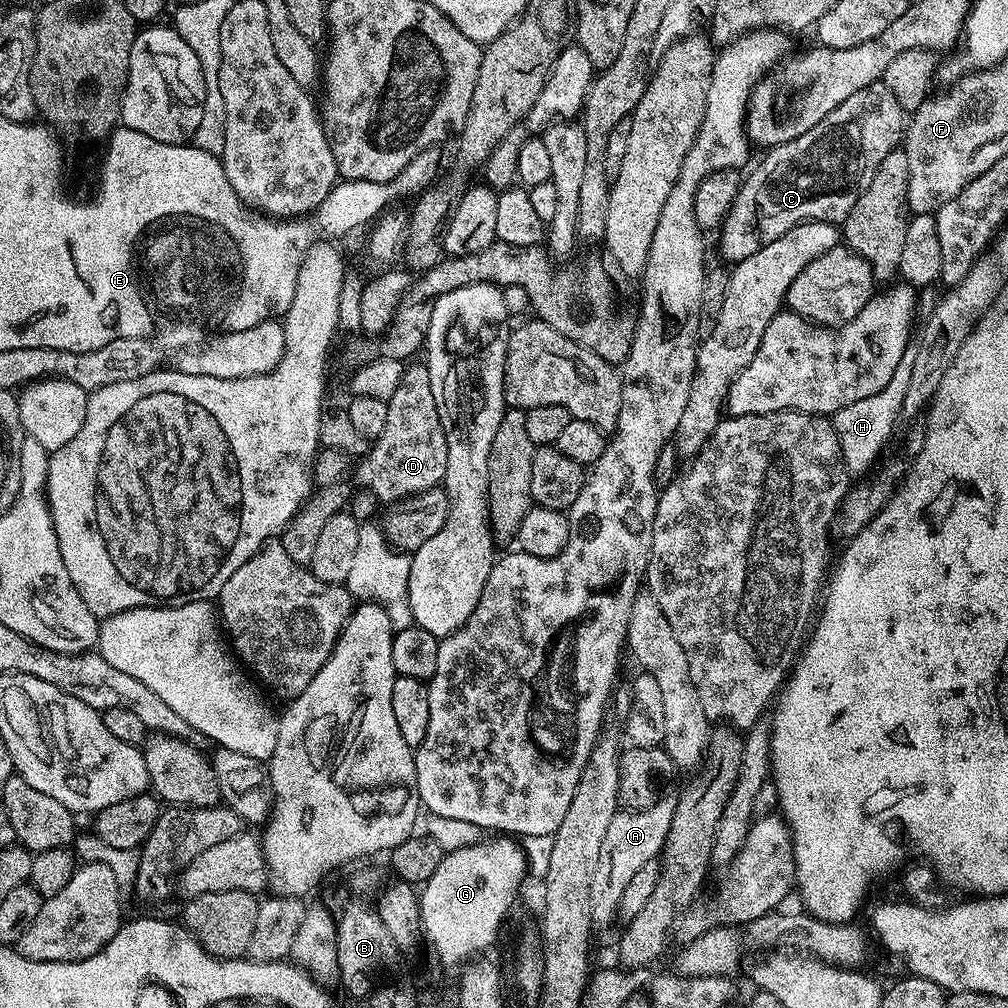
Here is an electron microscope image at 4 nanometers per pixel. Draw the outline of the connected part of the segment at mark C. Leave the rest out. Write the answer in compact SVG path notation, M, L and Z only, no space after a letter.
M877 82L866 86L866 90L858 90L858 94L850 94L850 98L846 98L846 102L842 102L842 106L834 106L834 110L830 110L830 114L826 114L826 118L822 118L822 122L818 122L818 126L814 126L814 130L806 130L806 134L802 134L790 142L780 144L777 148L767 149L763 153L764 161L749 176L743 177L738 194L726 214L724 223L718 229L721 254L726 259L732 260L731 262L739 262L750 258L750 254L758 254L758 250L762 250L762 246L770 246L770 242L774 242L774 238L782 238L782 234L794 230L794 226L799 224L826 222L827 224L839 225L848 217L850 210L854 210L854 202L858 202L858 198L862 198L862 190L866 190L866 186L870 186L870 178L874 178L874 174L878 171L878 162L882 162L882 158L886 158L886 154L890 154L895 148L901 147L905 131L906 113L904 109L898 106L894 94L890 94L887 86L883 82Z

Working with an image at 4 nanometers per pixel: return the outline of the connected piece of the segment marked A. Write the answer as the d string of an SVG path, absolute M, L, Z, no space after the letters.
M661 798L654 806L643 808L641 812L617 811L610 826L606 826L602 848L598 850L598 862L594 862L594 878L590 878L590 918L597 929L617 919L622 894L630 886L634 874L646 862L657 859L663 851L675 809L675 799Z

